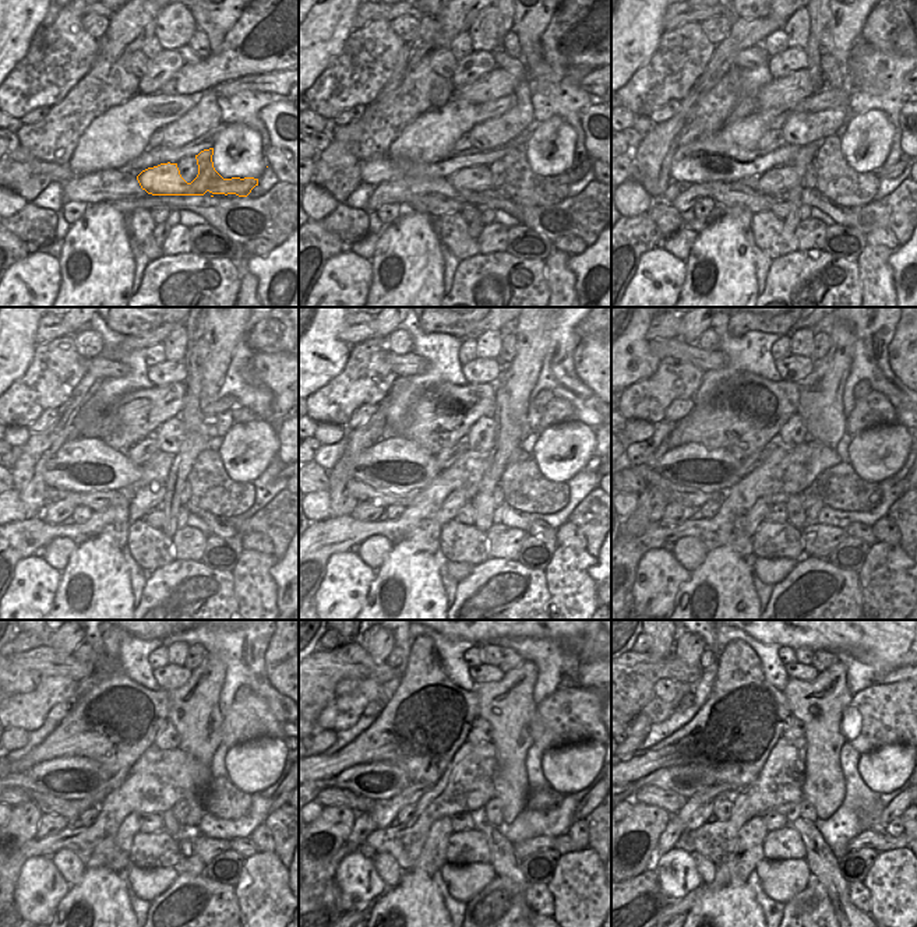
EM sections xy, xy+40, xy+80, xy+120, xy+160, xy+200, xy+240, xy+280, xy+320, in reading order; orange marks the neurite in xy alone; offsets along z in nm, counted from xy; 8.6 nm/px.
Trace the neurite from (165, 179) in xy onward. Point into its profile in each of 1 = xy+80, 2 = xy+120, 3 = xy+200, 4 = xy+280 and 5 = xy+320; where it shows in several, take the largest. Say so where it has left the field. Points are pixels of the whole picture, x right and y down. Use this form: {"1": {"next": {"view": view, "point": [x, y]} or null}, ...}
{"1": {"next": {"view": "xy+80", "point": [833, 172]}}, "2": {"next": {"view": "xy+120", "point": [210, 483]}}, "3": {"next": {"view": "xy+200", "point": [828, 485]}}, "4": {"next": {"view": "xy+280", "point": [431, 857]}}, "5": {"next": {"view": "xy+320", "point": [736, 867]}}}

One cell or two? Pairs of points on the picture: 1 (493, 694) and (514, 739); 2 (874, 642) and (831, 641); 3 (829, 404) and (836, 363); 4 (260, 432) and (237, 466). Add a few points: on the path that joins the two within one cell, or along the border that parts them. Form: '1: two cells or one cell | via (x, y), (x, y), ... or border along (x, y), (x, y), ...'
1: one cell | via (498, 705), (510, 716), (511, 728)
2: one cell | via (863, 641), (842, 641)
3: one cell | via (829, 394), (829, 373)
4: one cell | via (257, 441), (250, 448), (250, 460), (247, 462)

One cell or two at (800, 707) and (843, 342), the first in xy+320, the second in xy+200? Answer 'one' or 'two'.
one

